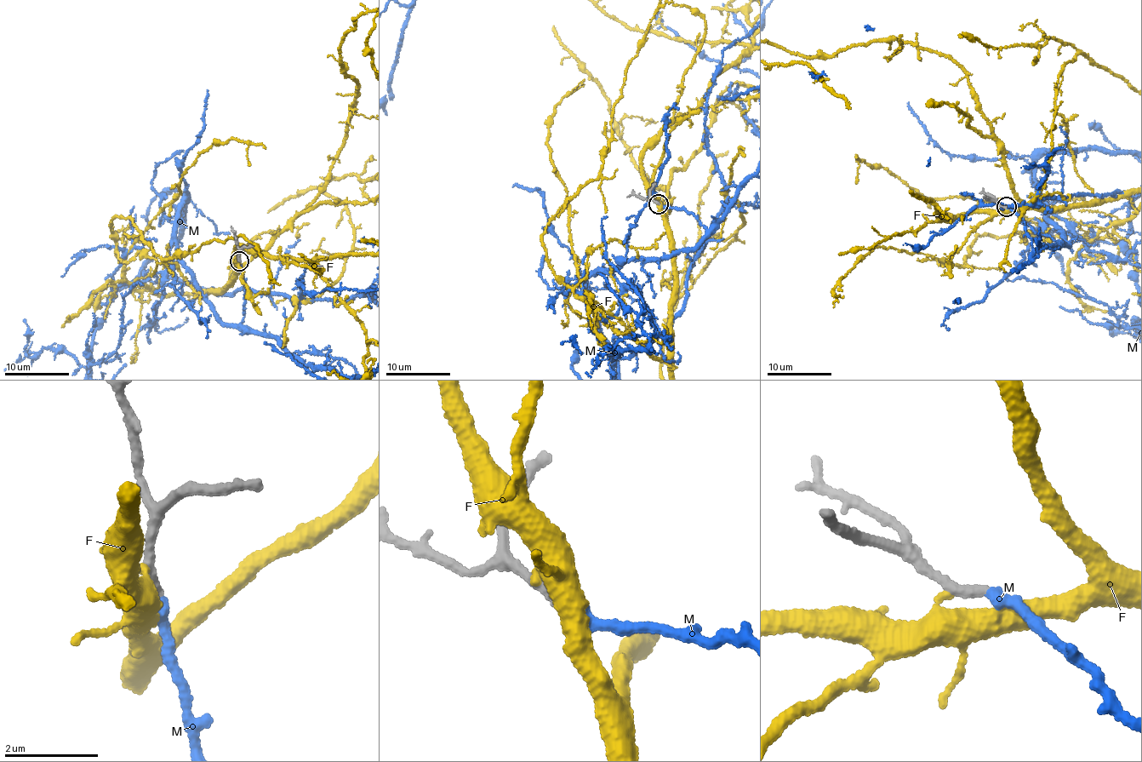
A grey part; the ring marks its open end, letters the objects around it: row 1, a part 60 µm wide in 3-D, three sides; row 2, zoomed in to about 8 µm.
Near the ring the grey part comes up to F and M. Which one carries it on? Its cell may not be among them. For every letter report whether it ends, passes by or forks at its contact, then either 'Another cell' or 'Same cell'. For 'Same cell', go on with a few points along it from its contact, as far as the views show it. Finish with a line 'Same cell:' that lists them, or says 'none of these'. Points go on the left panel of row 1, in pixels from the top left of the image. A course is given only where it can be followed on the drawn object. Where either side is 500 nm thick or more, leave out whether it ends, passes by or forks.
F: It ends there. Another cell
M: It ends there. Same cell
Same cell: M

